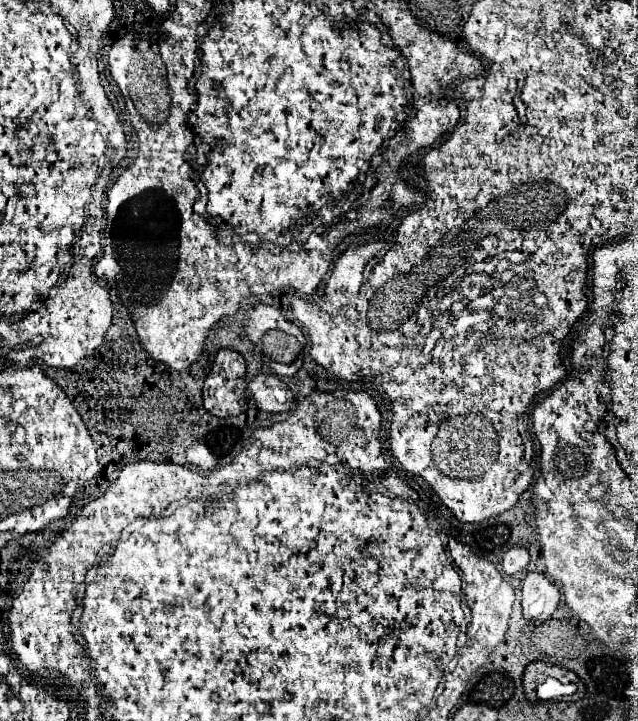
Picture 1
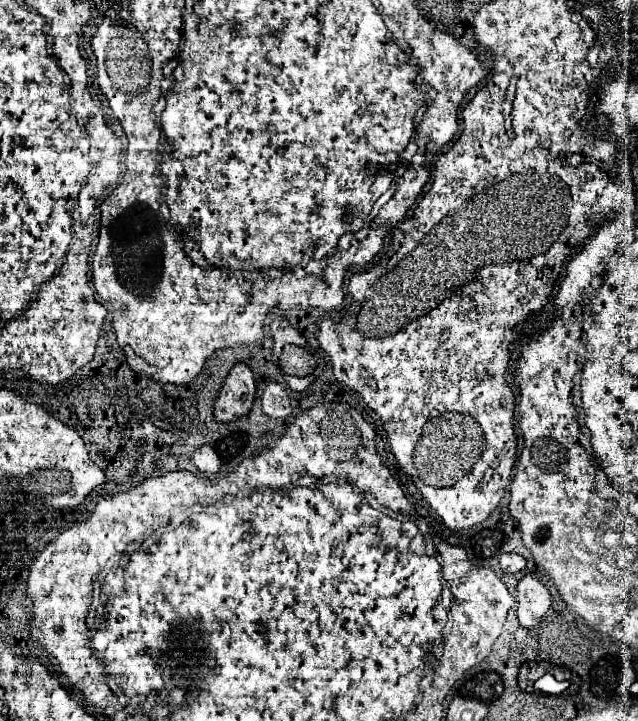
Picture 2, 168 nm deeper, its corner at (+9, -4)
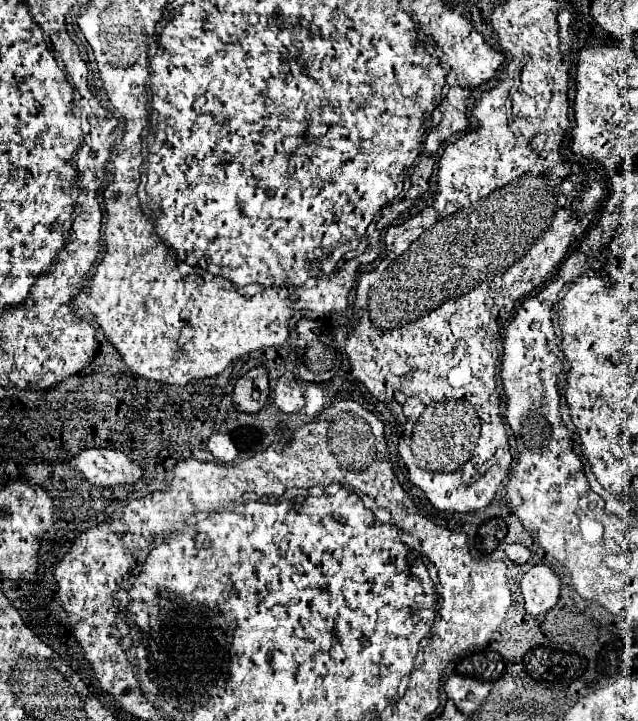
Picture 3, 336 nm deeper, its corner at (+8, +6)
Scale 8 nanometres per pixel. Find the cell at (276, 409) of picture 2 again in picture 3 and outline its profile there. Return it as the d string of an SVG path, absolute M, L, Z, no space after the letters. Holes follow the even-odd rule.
M285 373L279 377L279 381L273 387L273 403L283 411L283 413L293 413L299 411L305 405L301 387L295 381L293 373Z

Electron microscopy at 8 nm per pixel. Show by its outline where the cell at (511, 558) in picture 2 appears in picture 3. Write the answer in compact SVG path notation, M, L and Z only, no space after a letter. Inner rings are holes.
M517 543L507 545L505 553L507 553L507 557L509 557L513 563L517 563L517 565L527 563L527 561L529 561L529 557L531 557L531 551L529 551L527 547L523 547L523 545L517 545Z

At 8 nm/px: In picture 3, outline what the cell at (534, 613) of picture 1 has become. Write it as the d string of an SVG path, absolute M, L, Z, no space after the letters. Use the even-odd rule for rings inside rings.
M533 565L523 575L519 587L525 601L523 605L527 605L527 613L531 613L531 617L537 617L553 609L555 601L559 599L561 581L547 565Z

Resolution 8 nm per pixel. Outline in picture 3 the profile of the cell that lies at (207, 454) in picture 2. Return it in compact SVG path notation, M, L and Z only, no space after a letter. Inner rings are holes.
M213 435L213 437L209 439L209 443L207 443L207 449L209 449L219 461L223 461L223 463L235 461L235 457L237 457L237 453L239 453L229 435Z

